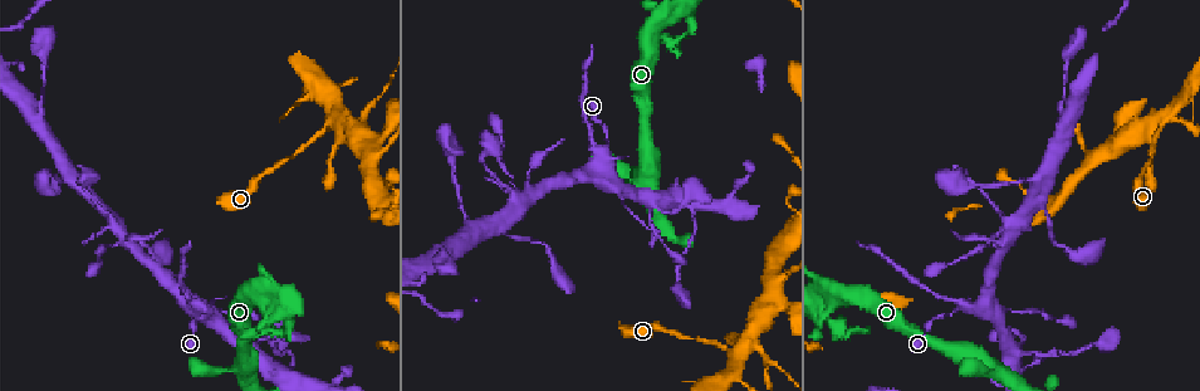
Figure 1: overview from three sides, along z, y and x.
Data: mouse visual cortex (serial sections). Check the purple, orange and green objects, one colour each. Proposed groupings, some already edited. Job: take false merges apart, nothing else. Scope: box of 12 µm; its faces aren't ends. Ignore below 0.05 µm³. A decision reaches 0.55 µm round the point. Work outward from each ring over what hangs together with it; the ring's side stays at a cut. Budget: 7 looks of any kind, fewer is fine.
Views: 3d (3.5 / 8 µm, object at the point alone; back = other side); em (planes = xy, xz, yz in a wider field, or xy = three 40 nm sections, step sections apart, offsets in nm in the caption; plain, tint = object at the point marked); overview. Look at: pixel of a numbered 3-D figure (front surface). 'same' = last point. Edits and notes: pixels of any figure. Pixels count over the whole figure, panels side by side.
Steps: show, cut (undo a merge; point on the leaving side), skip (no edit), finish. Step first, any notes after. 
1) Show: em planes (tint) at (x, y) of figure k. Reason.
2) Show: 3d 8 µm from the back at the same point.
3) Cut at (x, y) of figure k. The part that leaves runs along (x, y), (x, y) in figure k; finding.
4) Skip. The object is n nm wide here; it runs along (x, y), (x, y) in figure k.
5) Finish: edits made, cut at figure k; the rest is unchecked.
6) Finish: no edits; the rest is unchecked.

Show: 3d 3.5 µm at (281, 330) of figure 1. Thin neck.

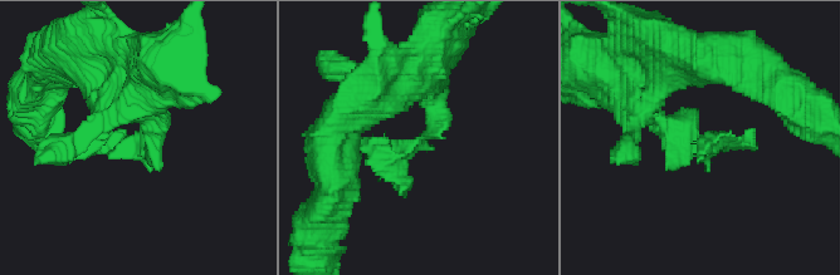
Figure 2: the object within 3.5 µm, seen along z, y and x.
Show: em xy step 5 (tint) at (135, 140) of figure 2.

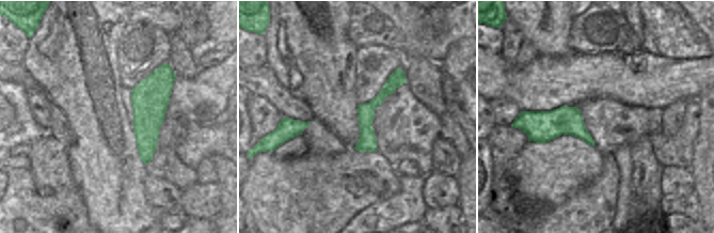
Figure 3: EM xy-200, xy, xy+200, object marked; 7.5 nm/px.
Cut at (717, 146) of figure 2. The object is 140 nm wide here; a border runs along (360, 134), (362, 145), (369, 150) in figure 3; two cells meet here.

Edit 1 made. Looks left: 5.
Show: overview. Redraw.

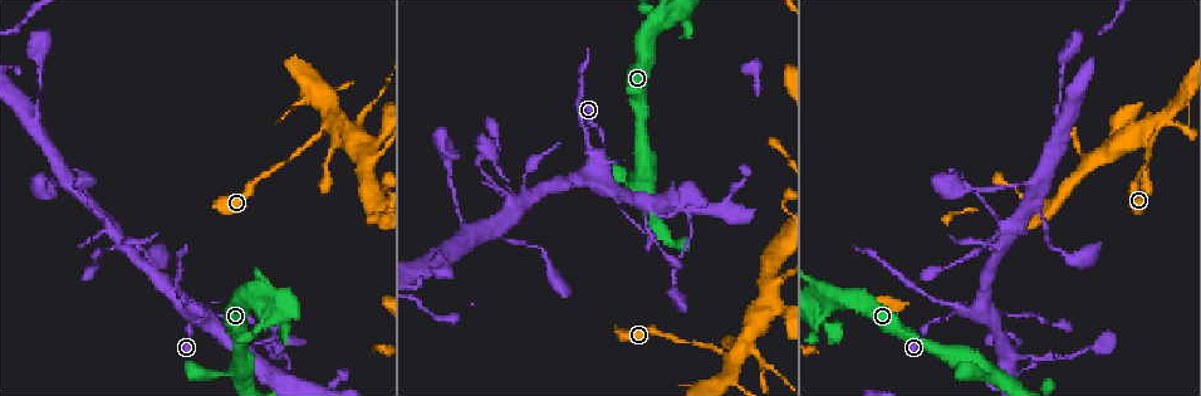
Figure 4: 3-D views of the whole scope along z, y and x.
Show: 3d 3.5 µm at (974, 313) of figure 4. Looks like a crossing.

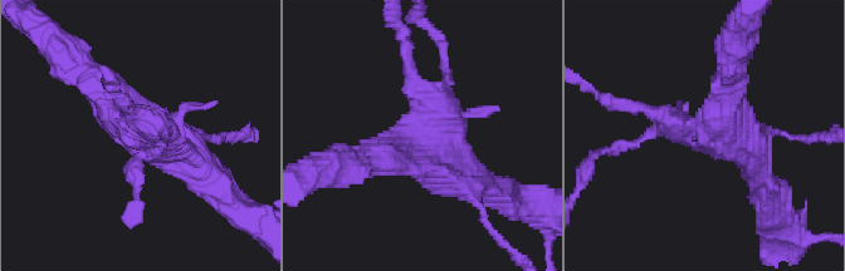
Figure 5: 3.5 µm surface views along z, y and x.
Show: em planes (tint) at (145, 135) of figure 5. Shape alone is not enough.

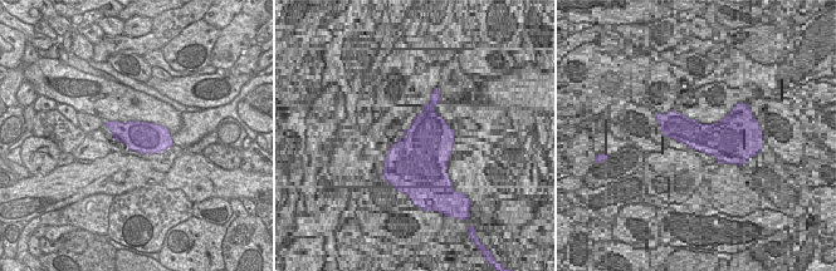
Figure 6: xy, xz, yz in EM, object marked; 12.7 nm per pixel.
Skip. The object is 400 nm wide here; it runs along (445, 64), (434, 128), (369, 161) in figure 5; all the same cell.

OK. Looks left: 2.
Show: 3d 3.5 µm at (524, 199) of figure 4. Sudden change in width.

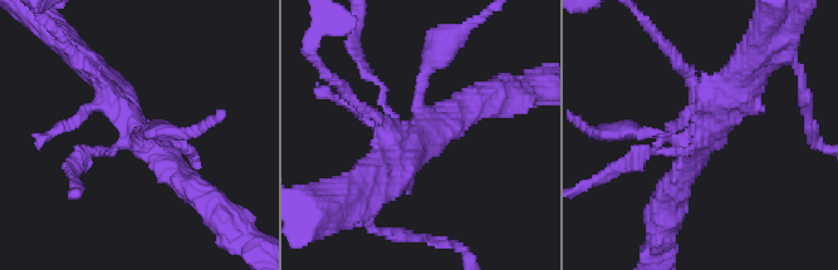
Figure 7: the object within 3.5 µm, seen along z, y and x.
Show: em xy step 2 (tint) at (698, 137) of figure 7. Shape alone is not enough.

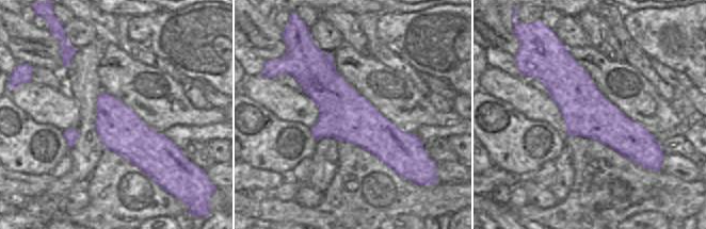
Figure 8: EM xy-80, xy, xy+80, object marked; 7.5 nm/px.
Skip. One cell here.

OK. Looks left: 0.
Finish: edits made, cut at figure 2; the rest is unchecked.

